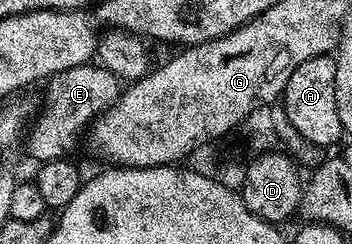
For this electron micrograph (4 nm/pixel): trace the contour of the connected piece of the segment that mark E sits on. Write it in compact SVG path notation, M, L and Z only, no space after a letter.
M97 64L68 68L49 79L45 86L46 107L38 119L33 119L32 129L28 134L28 150L30 146L38 160L73 155L73 150L77 148L81 138L83 141L90 123L95 118L100 118L120 93L120 79Z

